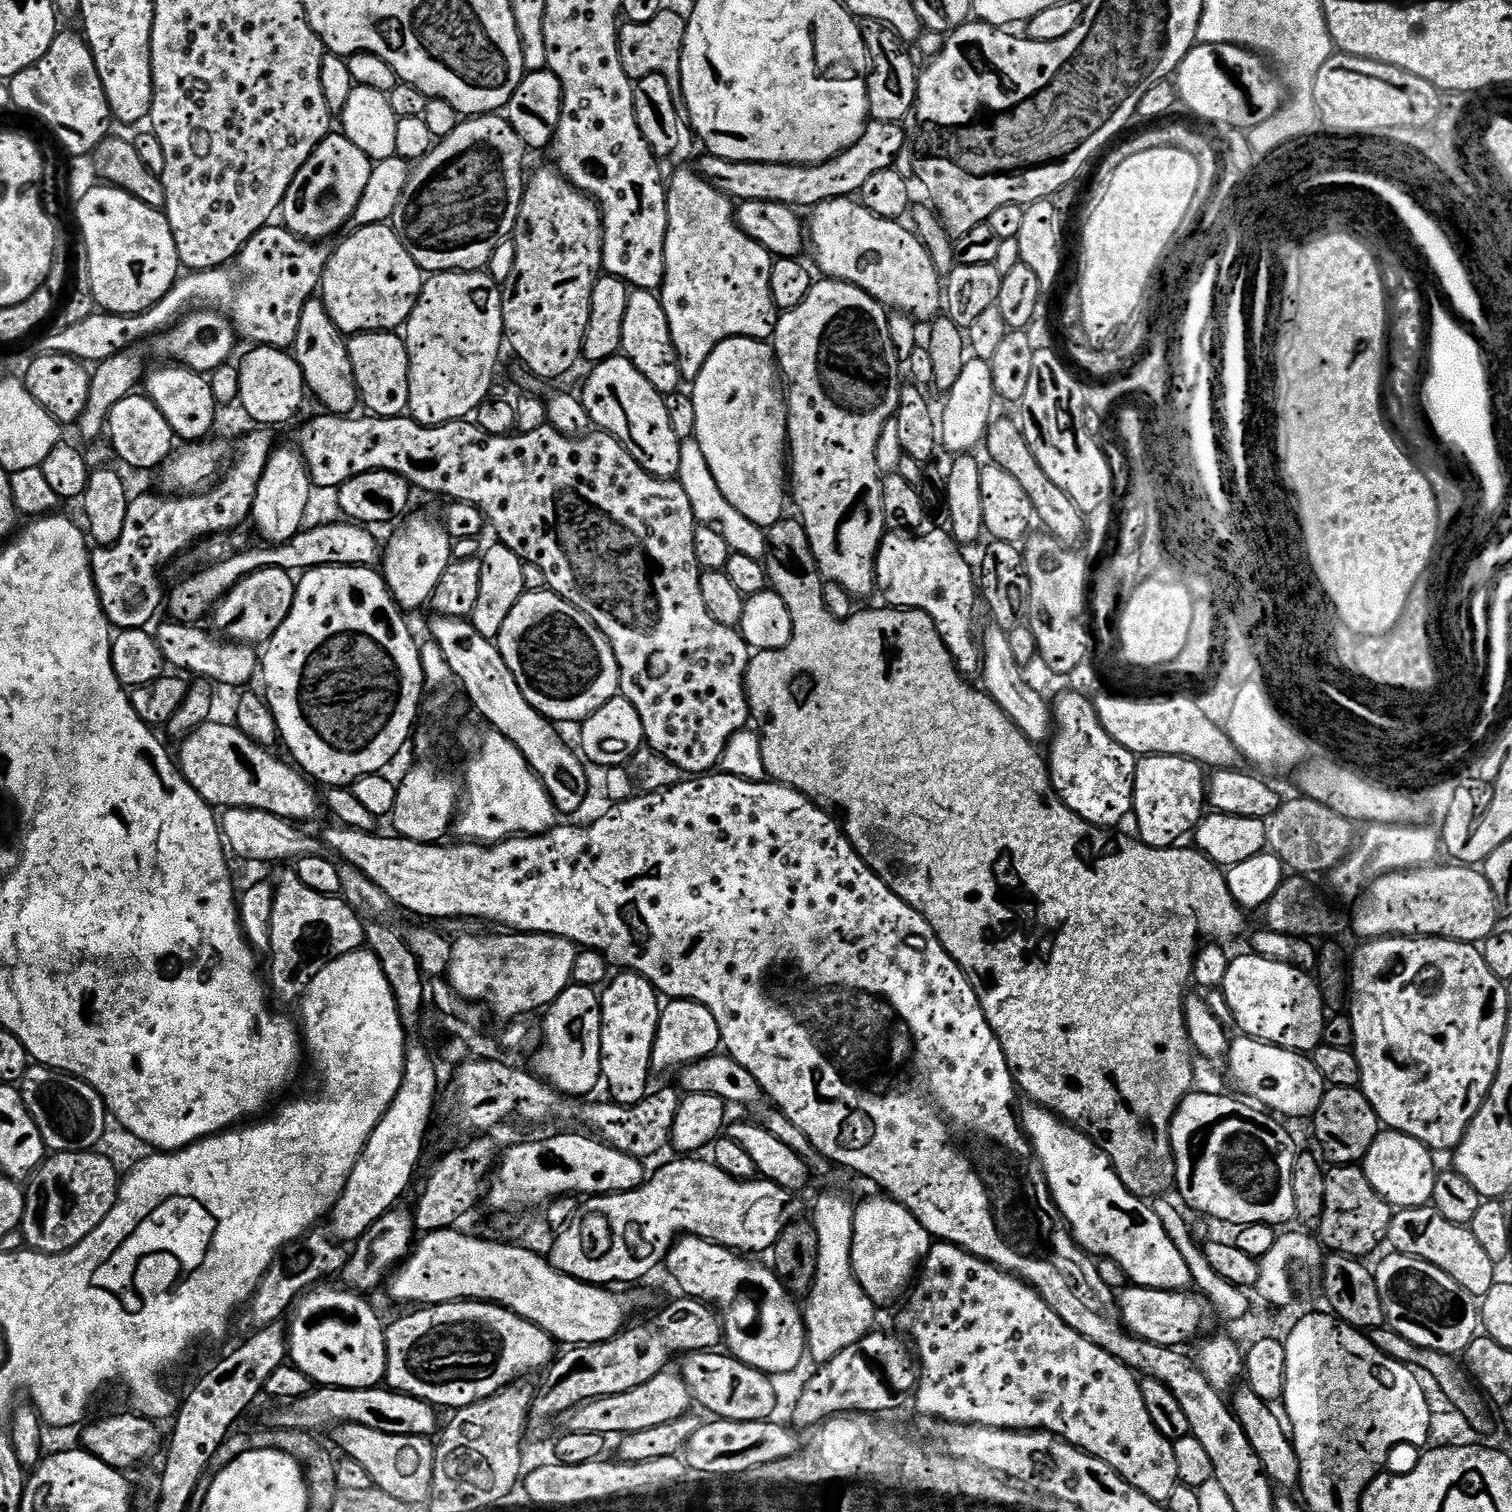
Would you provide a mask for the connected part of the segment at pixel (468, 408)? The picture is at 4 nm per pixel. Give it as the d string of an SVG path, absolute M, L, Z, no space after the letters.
M488 271L434 272L425 279L418 302L402 329L410 358L410 398L407 415L422 426L442 426L446 422L469 419L483 400L489 399L496 380L500 347L505 347L502 318L502 285Z

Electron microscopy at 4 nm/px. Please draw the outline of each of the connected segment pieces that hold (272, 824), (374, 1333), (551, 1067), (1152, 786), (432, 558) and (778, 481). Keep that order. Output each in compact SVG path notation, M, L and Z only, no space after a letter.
M252 808L227 809L220 818L221 831L225 845L230 849L233 857L241 856L244 860L289 860L295 862L302 856L325 855L326 845L319 835L311 836L303 832L303 827L297 826L293 821L282 819L266 811L254 811Z
M328 1288L325 1292L309 1290L300 1297L291 1309L292 1325L287 1325L288 1351L291 1363L302 1374L312 1379L313 1385L325 1388L374 1388L385 1383L388 1374L388 1355L386 1354L386 1324L367 1304L361 1293L351 1290L339 1292Z
M571 983L568 989L549 1004L544 1016L544 1045L532 1056L531 1071L552 1085L565 1097L584 1096L601 1083L602 1022L600 992Z
M1150 755L1137 761L1135 794L1133 796L1133 819L1136 820L1137 837L1154 849L1175 847L1178 840L1188 835L1203 820L1207 805L1207 781L1203 765L1196 760L1176 755Z
M411 516L403 521L405 524L389 538L388 544L386 540L382 548L384 580L390 594L405 610L420 608L423 604L425 607L431 601L442 574L446 574L446 566L450 566L454 559L452 535L445 530L443 523L438 522L437 517L435 520L432 516Z
M739 336L722 342L706 358L698 378L691 381L690 395L694 402L694 439L702 446L702 455L714 473L718 490L754 526L765 530L785 519L786 465L790 460L788 446L788 402L778 371L776 354L771 343Z

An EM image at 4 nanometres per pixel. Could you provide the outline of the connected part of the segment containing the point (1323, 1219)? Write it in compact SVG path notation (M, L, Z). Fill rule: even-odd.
M1355 1164L1332 1166L1327 1169L1326 1206L1318 1221L1318 1239L1329 1253L1367 1258L1372 1251L1388 1239L1388 1227L1394 1215L1388 1204L1370 1186L1363 1167Z

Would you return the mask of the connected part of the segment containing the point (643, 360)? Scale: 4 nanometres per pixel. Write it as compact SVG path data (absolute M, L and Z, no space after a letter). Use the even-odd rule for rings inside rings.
M641 288L629 291L626 302L626 319L622 322L622 342L620 352L631 362L662 394L679 392L682 388L682 377L678 366L678 354L670 338L670 322L666 322L666 310L656 292L647 292Z

